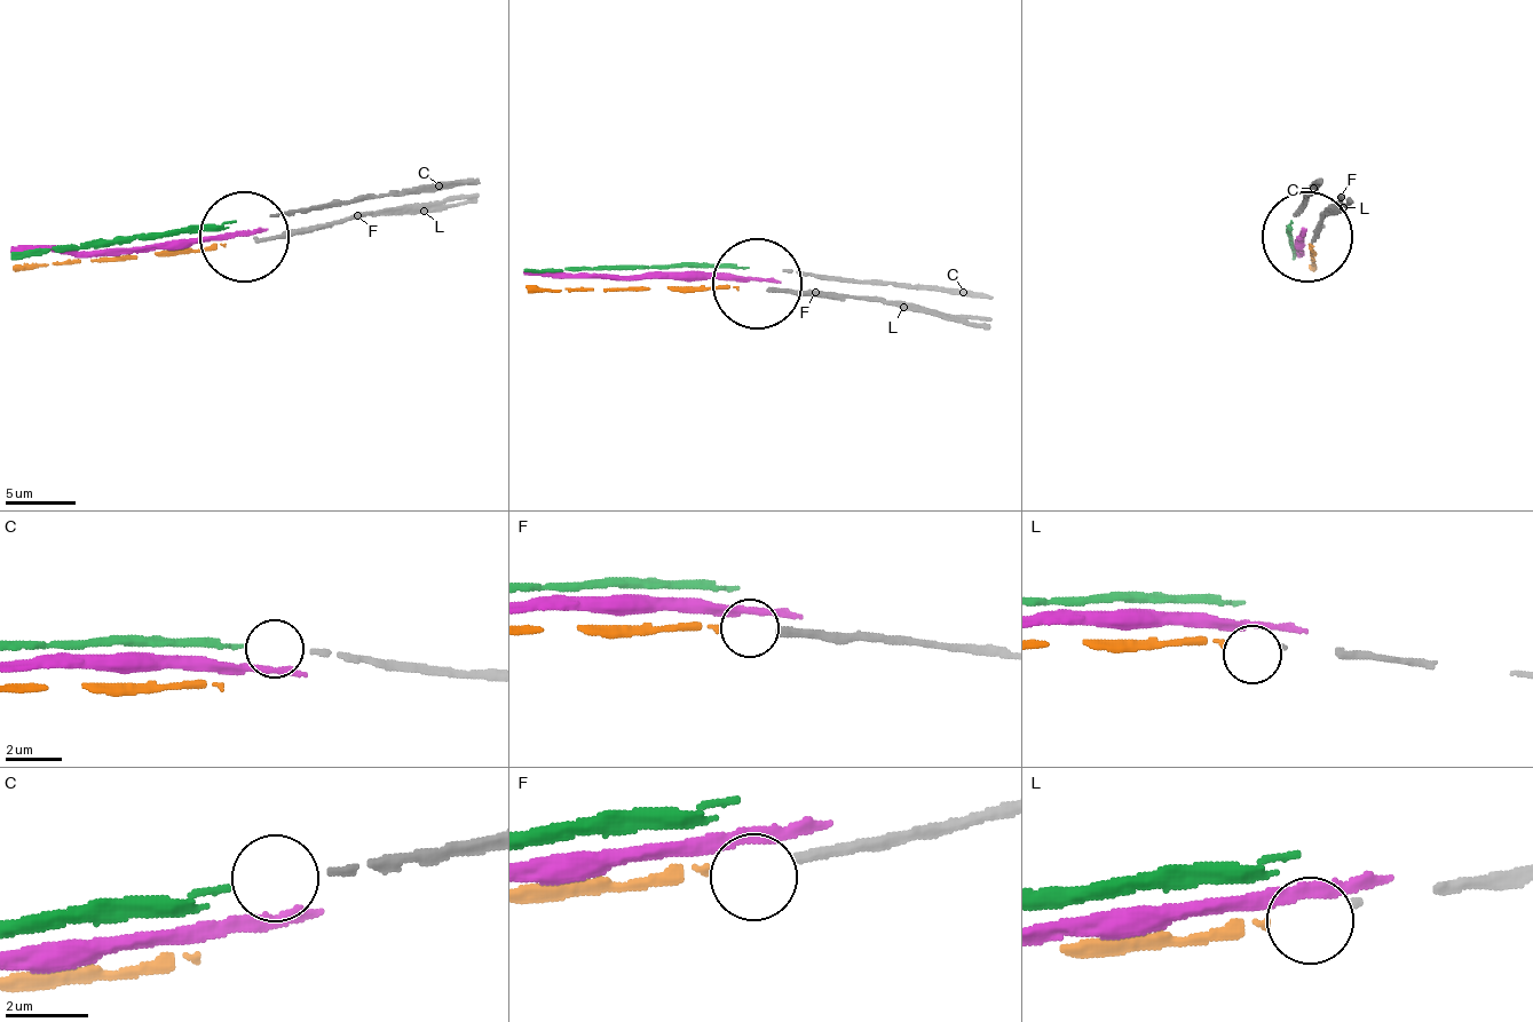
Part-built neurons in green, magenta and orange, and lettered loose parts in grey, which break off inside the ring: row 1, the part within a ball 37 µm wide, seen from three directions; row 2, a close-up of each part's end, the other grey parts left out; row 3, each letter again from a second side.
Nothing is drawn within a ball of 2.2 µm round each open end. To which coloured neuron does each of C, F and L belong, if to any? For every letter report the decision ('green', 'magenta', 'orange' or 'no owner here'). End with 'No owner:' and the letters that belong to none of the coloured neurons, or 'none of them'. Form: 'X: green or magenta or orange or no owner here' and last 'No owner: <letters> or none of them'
C: green
F: no owner here
L: orange
No owner: F

